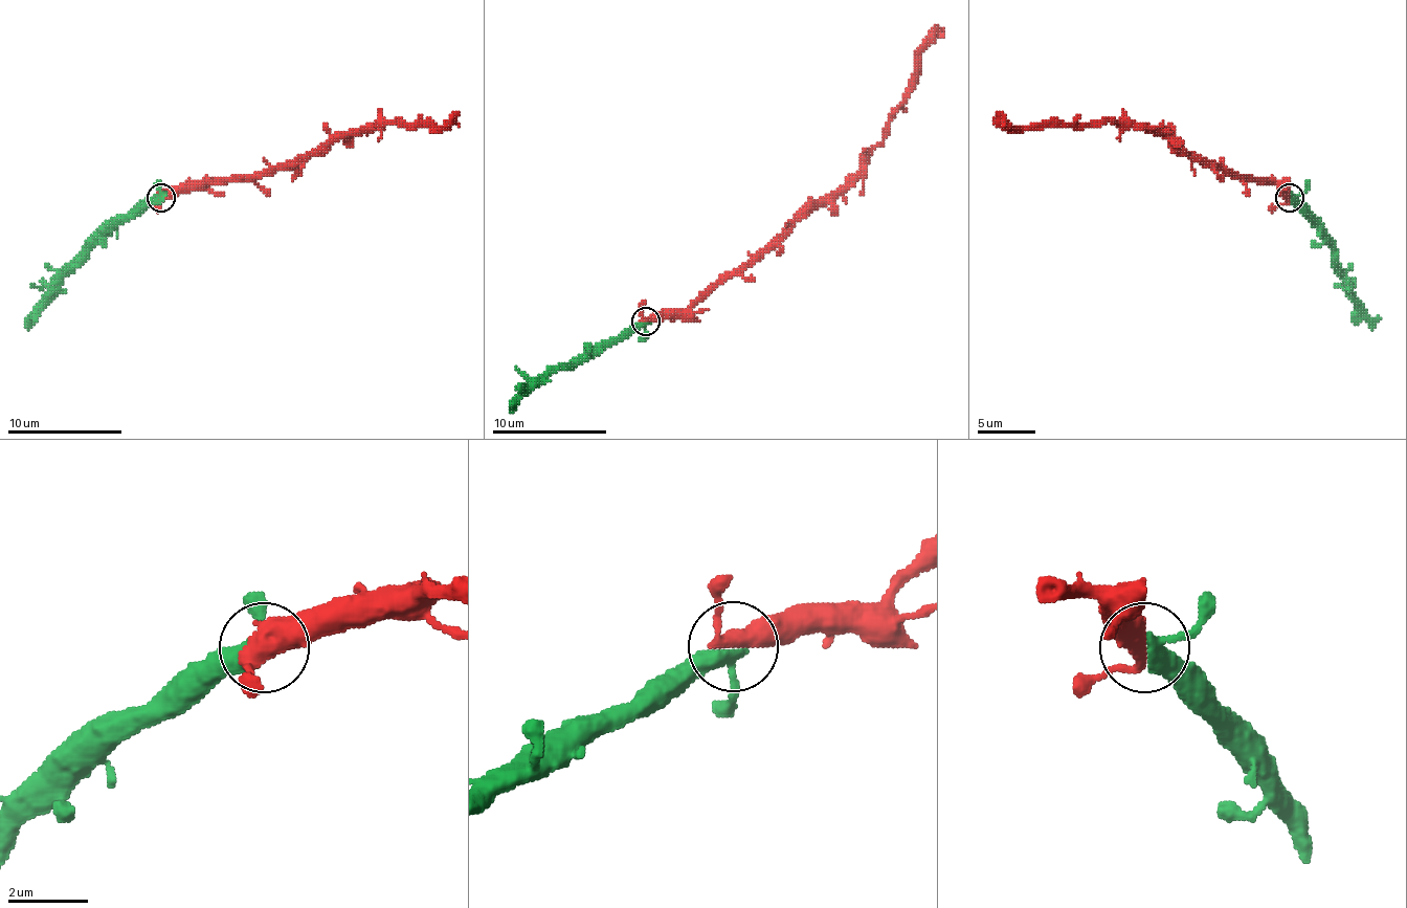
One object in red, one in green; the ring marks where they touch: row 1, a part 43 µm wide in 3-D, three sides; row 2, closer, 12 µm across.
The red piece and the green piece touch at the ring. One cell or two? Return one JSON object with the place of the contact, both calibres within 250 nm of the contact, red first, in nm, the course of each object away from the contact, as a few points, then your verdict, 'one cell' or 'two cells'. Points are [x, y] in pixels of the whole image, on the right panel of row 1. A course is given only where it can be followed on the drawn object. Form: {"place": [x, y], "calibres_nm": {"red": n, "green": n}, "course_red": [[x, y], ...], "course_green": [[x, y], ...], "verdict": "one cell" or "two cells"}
{"place": [1290, 197], "calibres_nm": {"red": 480, "green": 380}, "course_red": [[1289, 198], [1280, 190], [1243, 181], [1195, 160], [1171, 137], [1137, 126], [1108, 120], [1010, 126], [997, 112]], "course_green": [[1292, 198], [1332, 249], [1335, 267], [1372, 330]], "verdict": "one cell"}

